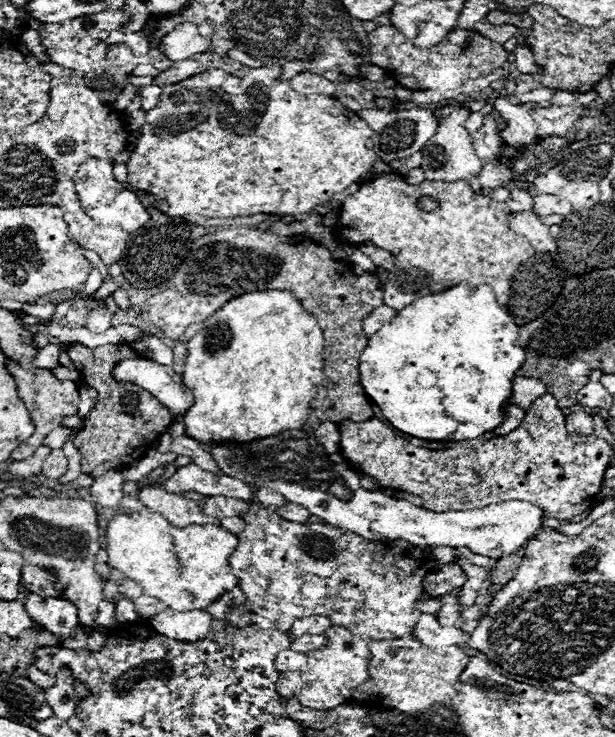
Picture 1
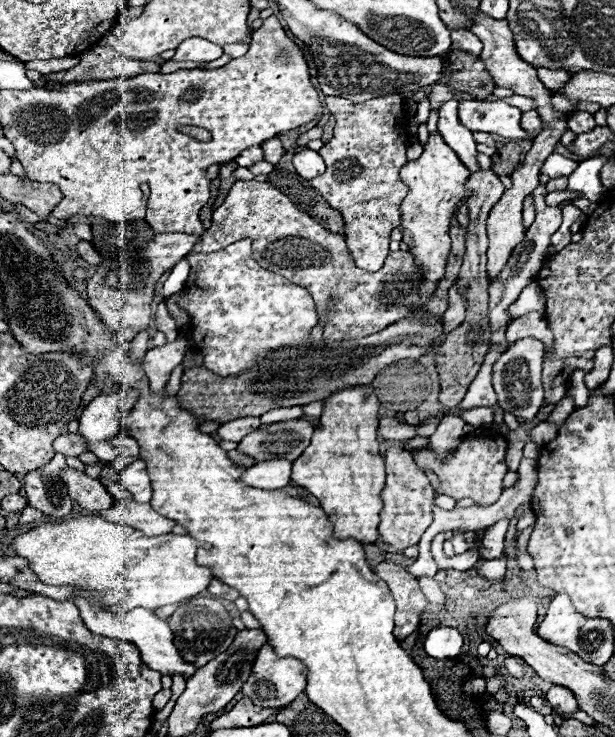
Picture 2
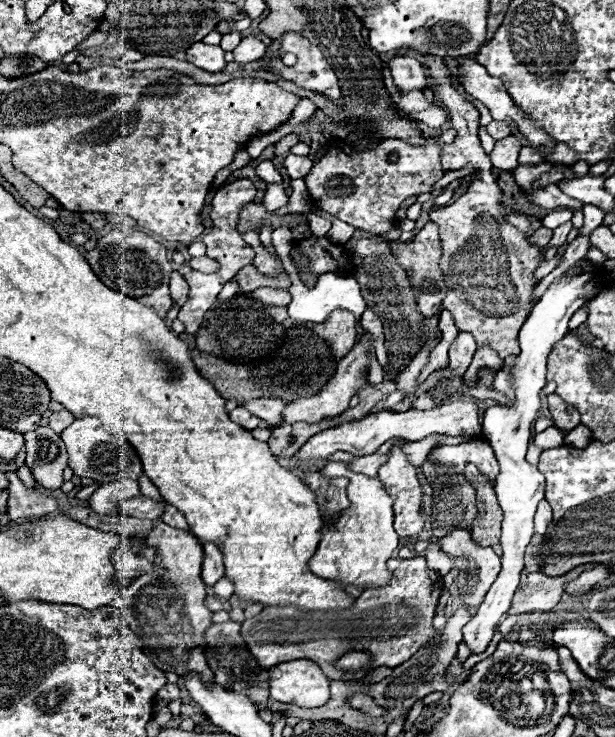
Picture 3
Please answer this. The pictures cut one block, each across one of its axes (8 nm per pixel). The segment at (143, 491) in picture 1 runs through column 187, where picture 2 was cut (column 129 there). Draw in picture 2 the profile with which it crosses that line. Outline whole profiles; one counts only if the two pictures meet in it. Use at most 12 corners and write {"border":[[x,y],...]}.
{"border":[[102,480],[114,500],[98,512],[148,536],[172,532],[174,520],[134,502],[120,482]]}

